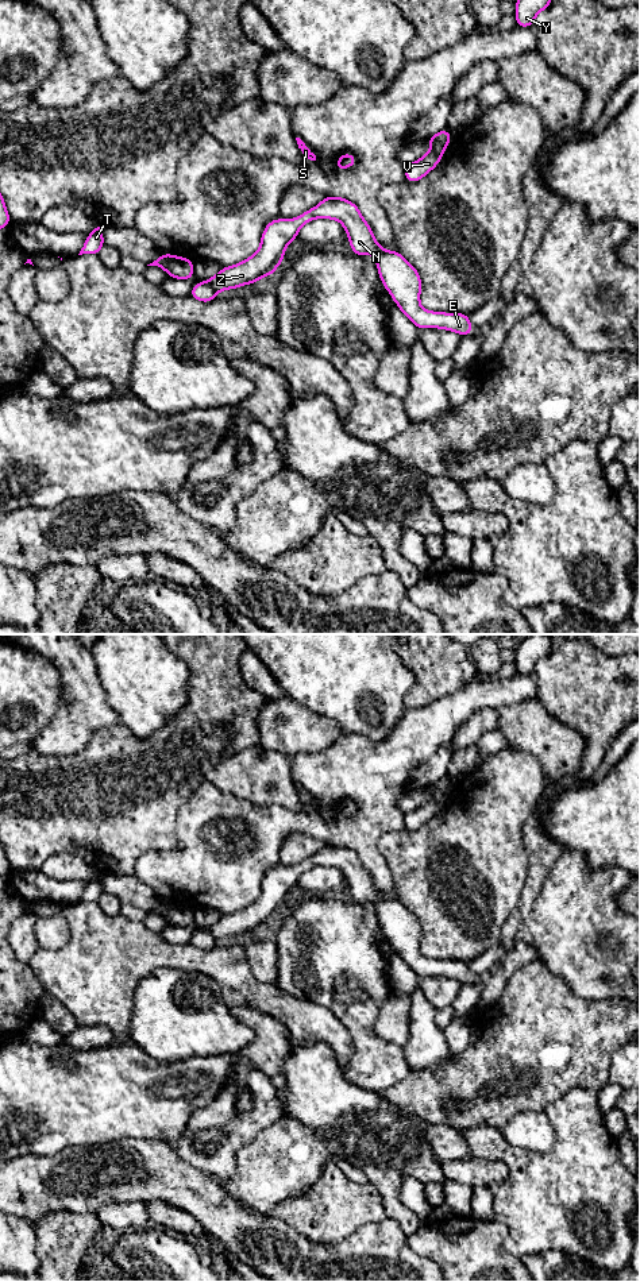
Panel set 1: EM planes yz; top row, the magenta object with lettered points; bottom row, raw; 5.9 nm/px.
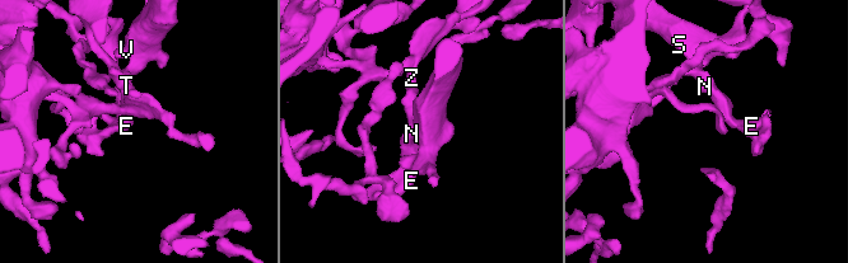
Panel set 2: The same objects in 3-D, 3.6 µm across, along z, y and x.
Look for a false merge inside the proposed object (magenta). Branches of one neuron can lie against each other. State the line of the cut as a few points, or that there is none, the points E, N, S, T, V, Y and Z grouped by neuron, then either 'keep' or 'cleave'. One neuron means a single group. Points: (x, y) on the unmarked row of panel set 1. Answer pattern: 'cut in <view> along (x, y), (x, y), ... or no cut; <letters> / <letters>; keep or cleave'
no cut; E N S T V Y Z; keep

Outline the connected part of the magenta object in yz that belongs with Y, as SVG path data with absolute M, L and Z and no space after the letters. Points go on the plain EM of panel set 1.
M527 634L516 649L516 673L533 673L536 663L551 653L552 642L545 634Z

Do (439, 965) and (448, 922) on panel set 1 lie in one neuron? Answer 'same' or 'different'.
different

